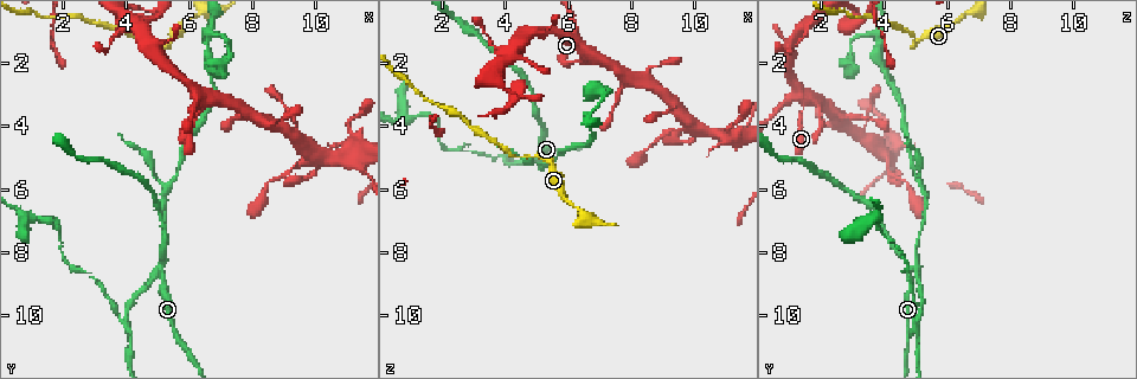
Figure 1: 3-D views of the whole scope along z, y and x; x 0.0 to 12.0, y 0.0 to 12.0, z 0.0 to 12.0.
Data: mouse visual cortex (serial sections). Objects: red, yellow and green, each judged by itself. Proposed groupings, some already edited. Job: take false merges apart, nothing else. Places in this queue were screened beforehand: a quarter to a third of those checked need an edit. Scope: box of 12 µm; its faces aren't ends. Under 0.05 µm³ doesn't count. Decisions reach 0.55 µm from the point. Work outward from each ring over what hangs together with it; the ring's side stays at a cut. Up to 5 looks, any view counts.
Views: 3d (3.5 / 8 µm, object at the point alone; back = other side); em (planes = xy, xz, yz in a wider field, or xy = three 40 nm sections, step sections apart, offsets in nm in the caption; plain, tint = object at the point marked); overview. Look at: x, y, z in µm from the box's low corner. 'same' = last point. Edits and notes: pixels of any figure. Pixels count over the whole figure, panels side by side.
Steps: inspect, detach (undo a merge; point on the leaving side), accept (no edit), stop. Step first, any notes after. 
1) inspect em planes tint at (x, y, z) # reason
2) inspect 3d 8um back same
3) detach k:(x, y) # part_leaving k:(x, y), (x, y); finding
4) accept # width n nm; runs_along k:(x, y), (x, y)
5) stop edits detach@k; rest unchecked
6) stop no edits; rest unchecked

inspect 3d 3.5um at (4.8, 1.5, 4.9) # abrupt turn

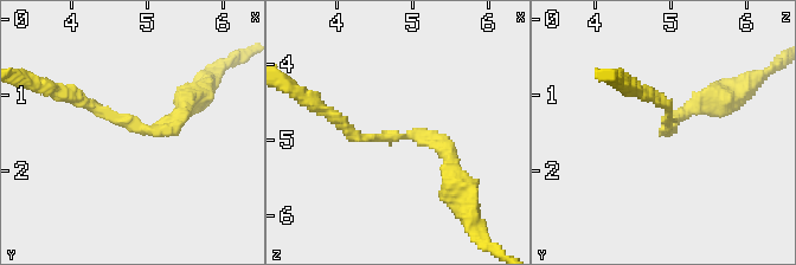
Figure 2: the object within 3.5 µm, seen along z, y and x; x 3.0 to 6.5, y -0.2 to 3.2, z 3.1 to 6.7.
accept # arm_widths 150, 200 nm; runs_along 2:(450, 168), (440, 141), (355, 139), (338, 120); all the same cell

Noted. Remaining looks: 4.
inspect 3d 3.5um at (6.4, 3.3, 1.5) # sharp bend

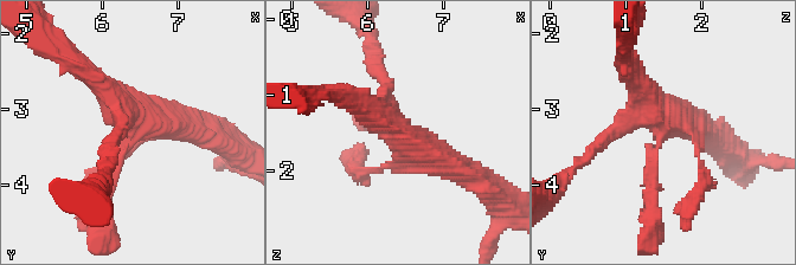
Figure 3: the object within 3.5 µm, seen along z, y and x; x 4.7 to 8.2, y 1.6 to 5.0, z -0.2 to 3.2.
inspect em xy step 1 tint at (6.40, 3.25, 1.45)

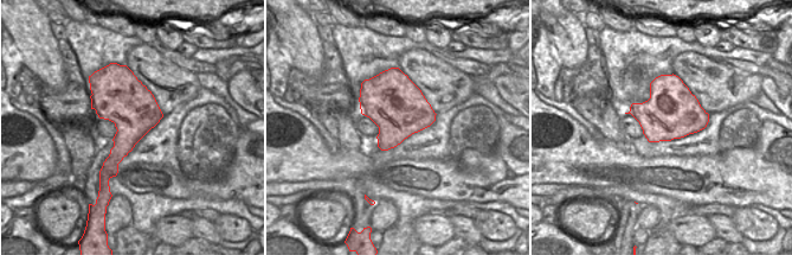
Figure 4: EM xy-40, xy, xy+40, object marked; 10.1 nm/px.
accept # runs_along 3:(108, 196), (140, 121), (198, 131); one cell here

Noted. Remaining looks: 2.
stop no edits; rest unchecked

